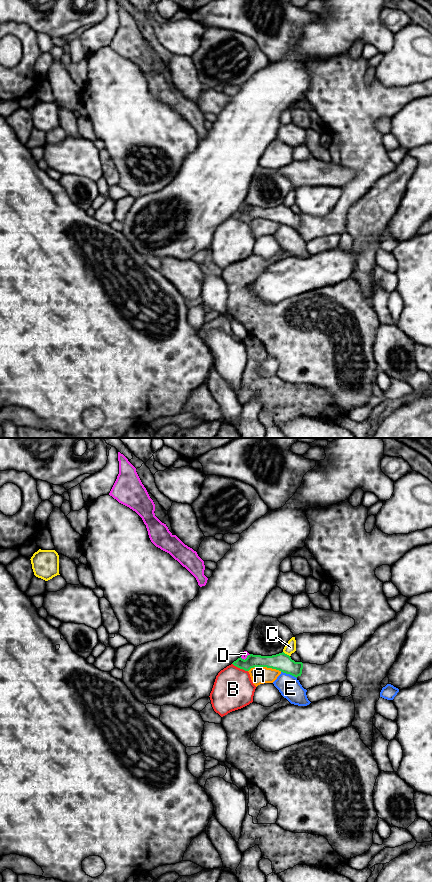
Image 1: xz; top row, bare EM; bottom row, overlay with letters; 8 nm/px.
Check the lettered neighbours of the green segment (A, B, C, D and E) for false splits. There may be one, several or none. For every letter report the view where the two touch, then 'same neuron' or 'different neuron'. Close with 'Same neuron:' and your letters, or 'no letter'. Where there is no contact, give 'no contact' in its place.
A: xz | different neuron
B: xz | different neuron
C: xz | different neuron
D: xz | different neuron
E: xz | different neuron
Same neuron: no letter

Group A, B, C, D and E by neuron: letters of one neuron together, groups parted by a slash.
A / B / C / D / E

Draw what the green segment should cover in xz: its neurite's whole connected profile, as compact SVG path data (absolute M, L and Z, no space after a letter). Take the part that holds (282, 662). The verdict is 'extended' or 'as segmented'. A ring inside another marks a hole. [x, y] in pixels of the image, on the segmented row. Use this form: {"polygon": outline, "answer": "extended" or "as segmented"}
{"polygon": "M284 652L272 656L250 654L245 660L240 657L232 664L245 671L249 671L254 667L272 668L290 674L296 678L301 676L303 669L302 662L295 662Z", "answer": "as segmented"}

